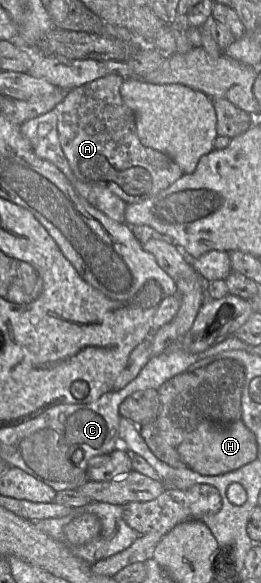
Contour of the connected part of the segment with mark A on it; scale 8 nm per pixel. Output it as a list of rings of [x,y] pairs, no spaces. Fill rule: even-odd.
[[[106,75],[102,78],[99,78],[93,82],[72,88],[68,91],[66,97],[59,104],[56,105],[55,110],[58,115],[58,138],[60,142],[60,146],[64,155],[66,156],[71,170],[74,176],[86,185],[90,185],[93,187],[104,187],[109,189],[127,204],[138,203],[150,199],[160,193],[161,191],[168,188],[171,184],[173,184],[176,180],[182,177],[184,172],[182,169],[167,155],[142,145],[137,135],[135,116],[133,111],[123,102],[120,95],[120,87],[123,83],[123,80],[119,75]]]

